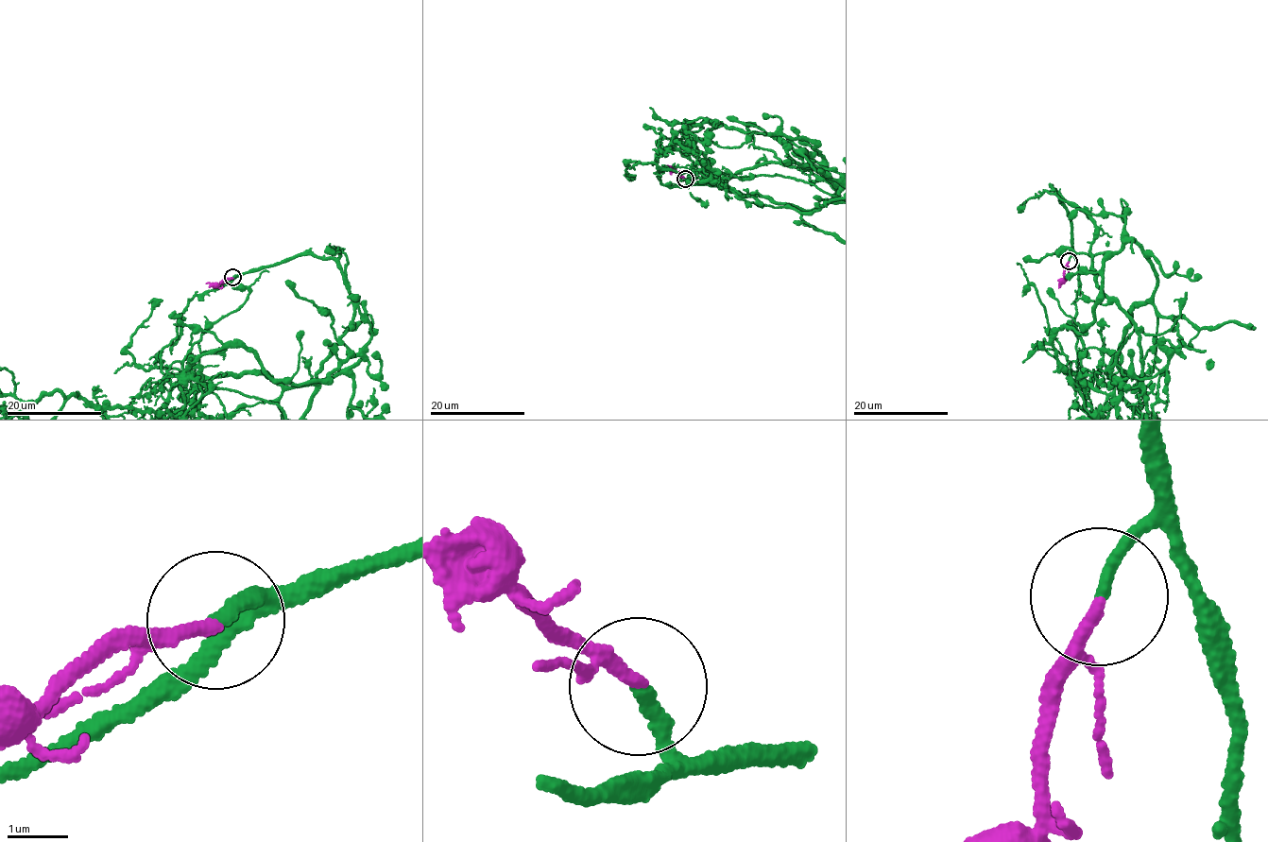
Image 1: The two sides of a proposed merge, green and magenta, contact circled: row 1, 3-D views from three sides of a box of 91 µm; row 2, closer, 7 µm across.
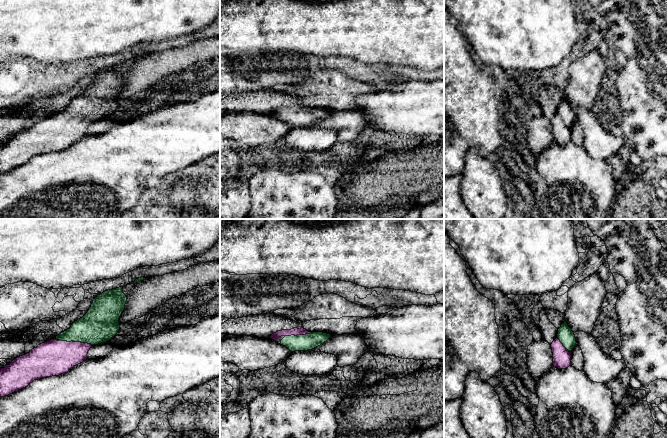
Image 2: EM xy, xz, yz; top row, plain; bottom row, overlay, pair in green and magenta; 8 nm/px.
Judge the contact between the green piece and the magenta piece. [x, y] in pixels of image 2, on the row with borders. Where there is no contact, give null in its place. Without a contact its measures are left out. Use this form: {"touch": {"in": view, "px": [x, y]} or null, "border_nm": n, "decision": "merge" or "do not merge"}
{"touch": {"in": "xy", "px": [77, 341]}, "border_nm": 240, "decision": "merge"}

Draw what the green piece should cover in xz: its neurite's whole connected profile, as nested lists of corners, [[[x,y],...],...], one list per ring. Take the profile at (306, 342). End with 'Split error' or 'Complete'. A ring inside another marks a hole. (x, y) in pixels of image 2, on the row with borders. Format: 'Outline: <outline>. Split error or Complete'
Outline: [[[297,327],[291,330],[278,331],[267,338],[276,341],[281,336],[284,337],[281,340],[281,345],[294,352],[312,350],[326,342],[331,337],[331,334],[309,332],[303,327]]]. Split error

